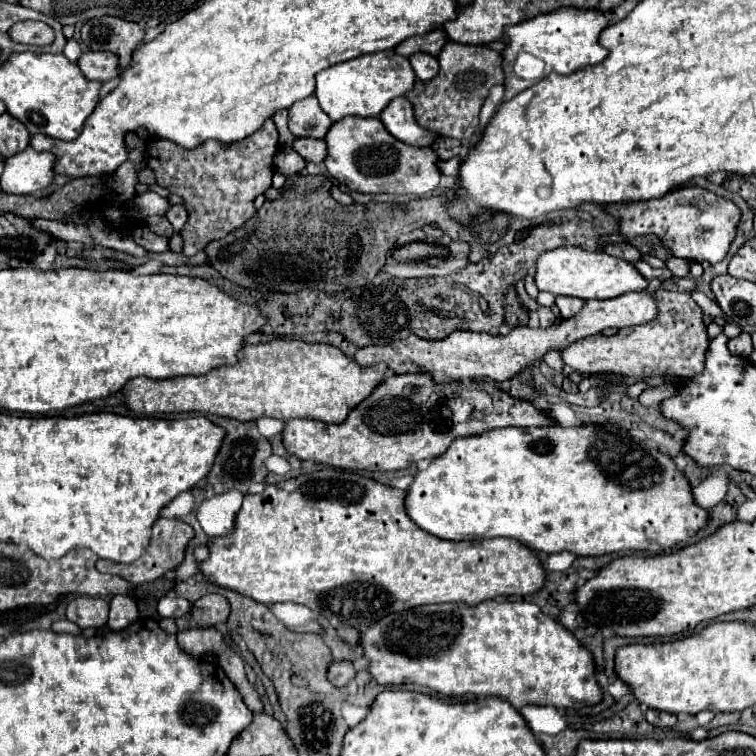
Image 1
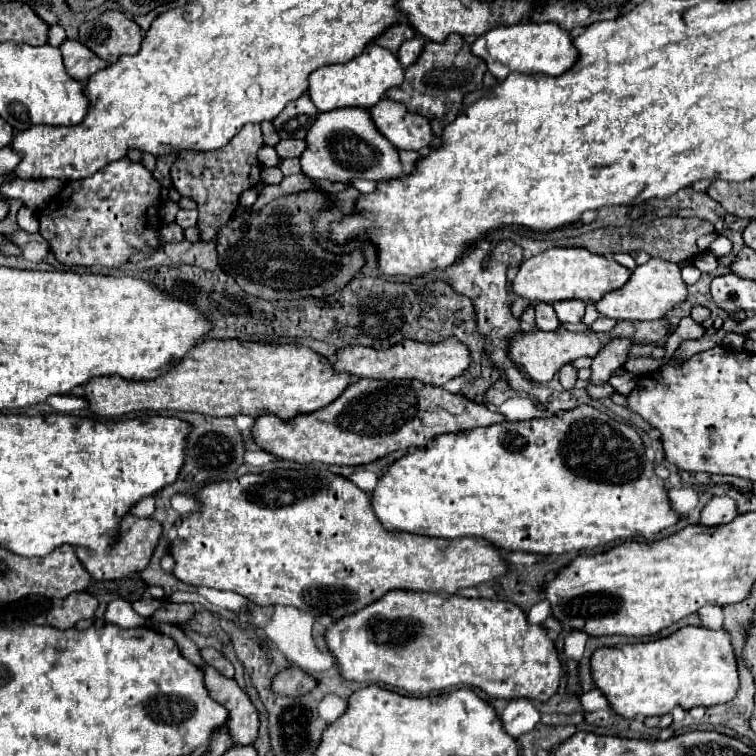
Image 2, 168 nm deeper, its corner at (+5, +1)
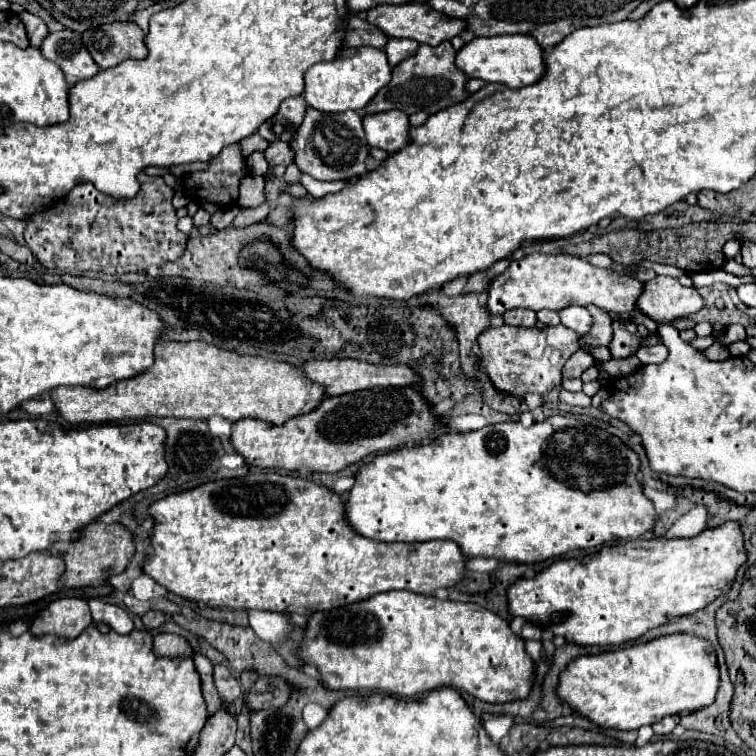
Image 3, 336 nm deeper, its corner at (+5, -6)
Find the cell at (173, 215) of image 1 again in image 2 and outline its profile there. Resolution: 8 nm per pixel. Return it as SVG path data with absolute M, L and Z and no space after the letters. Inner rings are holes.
M179 210L175 222L177 222L183 230L189 228L189 226L195 226L195 224L197 224L197 210Z

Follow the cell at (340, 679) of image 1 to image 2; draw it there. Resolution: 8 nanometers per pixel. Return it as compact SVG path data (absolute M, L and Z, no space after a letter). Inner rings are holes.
M287 668L273 678L273 690L281 696L303 696L317 686L317 678L309 676L301 668Z

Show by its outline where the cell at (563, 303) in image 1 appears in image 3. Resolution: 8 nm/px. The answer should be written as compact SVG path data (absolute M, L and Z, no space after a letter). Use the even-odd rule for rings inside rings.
M569 305L569 307L559 311L559 317L561 317L561 323L565 327L573 329L577 335L589 333L591 323L593 323L593 319L591 319L591 315L589 315L589 311L585 307L573 307L573 305Z

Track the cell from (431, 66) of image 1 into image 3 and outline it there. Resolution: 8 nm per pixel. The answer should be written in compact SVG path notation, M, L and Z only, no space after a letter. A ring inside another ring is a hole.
M389 39L385 45L385 53L389 57L389 65L395 67L397 63L401 63L403 59L411 57L417 51L419 43L413 39Z

